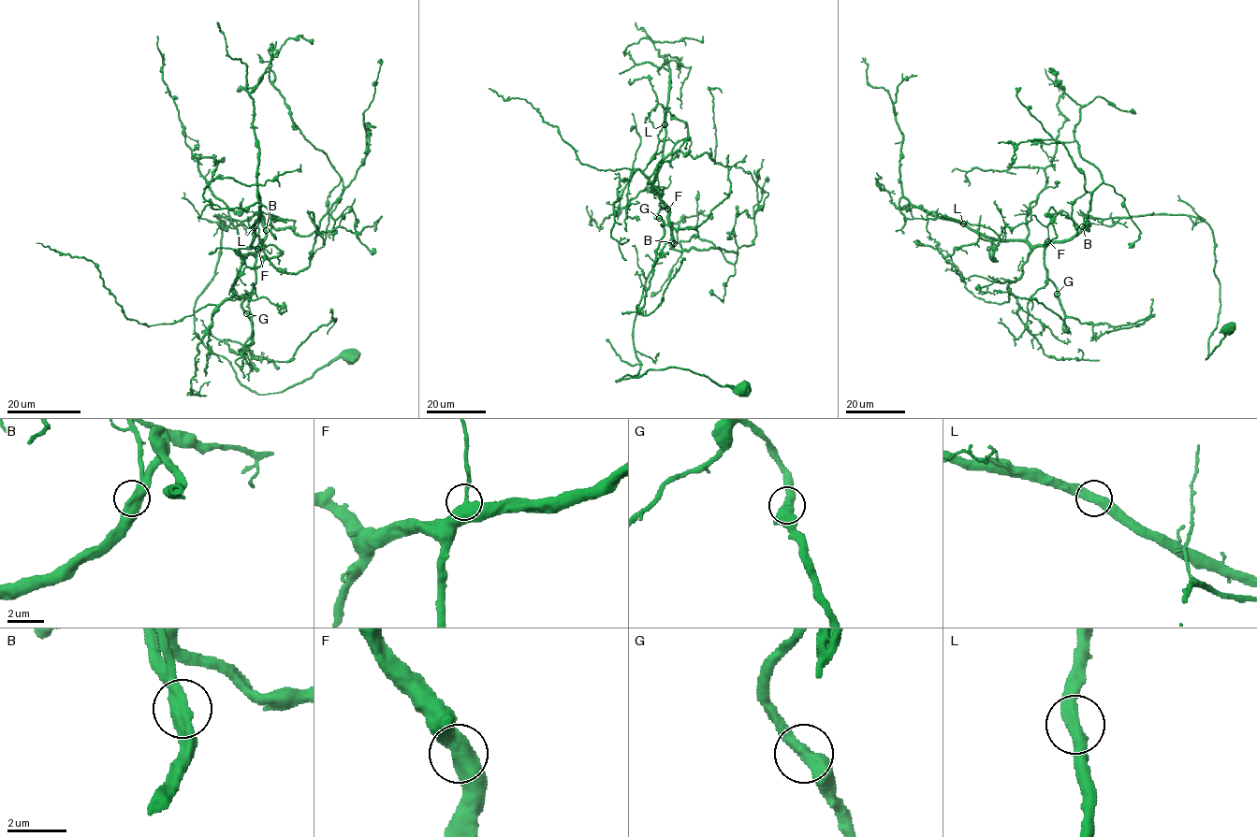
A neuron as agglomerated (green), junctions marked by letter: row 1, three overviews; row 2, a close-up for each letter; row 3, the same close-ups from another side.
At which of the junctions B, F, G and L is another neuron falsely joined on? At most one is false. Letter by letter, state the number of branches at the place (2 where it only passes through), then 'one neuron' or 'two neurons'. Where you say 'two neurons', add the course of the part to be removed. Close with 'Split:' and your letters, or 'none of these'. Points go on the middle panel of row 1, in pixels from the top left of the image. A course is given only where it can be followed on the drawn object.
B: 2 | one neuron
F: 2 | one neuron
G: 2 | one neuron
L: 2 | one neuron
Split: none of these

